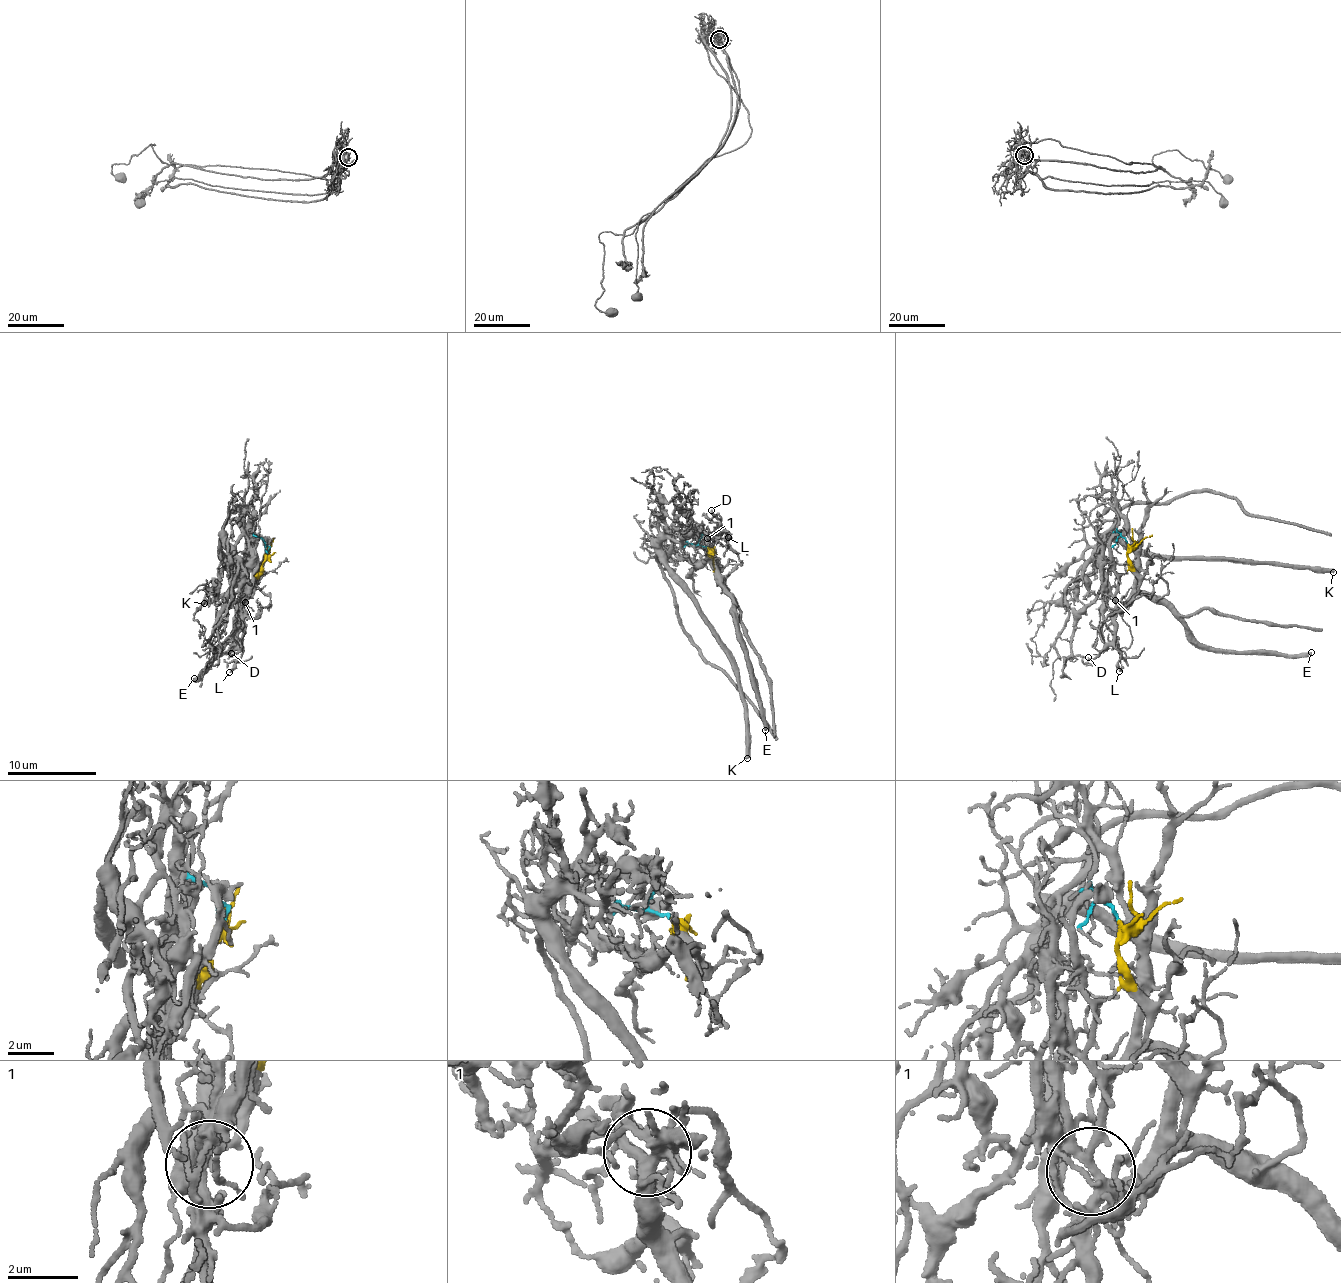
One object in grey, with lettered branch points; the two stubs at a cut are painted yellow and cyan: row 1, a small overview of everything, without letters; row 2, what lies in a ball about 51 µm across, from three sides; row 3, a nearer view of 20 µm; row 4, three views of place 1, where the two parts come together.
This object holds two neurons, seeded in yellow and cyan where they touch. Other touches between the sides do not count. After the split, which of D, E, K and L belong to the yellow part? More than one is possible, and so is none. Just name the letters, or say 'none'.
D, E, L

